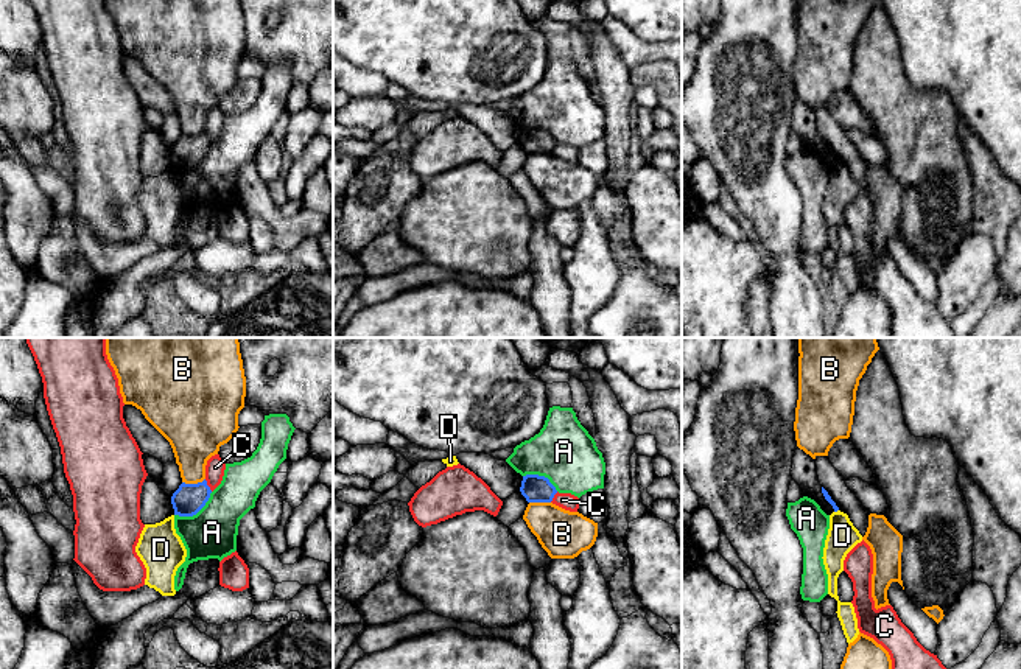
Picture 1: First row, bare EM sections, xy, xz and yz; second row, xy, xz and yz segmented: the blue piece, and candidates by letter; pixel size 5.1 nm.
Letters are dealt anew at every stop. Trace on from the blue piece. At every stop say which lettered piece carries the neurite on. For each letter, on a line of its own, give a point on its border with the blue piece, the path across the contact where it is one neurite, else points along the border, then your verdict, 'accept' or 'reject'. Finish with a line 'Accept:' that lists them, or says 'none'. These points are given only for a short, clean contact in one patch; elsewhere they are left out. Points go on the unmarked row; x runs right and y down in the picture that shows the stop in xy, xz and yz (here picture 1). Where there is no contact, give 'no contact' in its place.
A: meets blue in xy at (195, 165); reject
B: meets blue in xy at (193, 136); border along xy (204, 129), (196, 134), (182, 134); reject
C: meets blue in xy at (207, 137); reject
D: meets blue in yz at (836, 162); border along yz (838, 161), (835, 164); reject
Accept: none

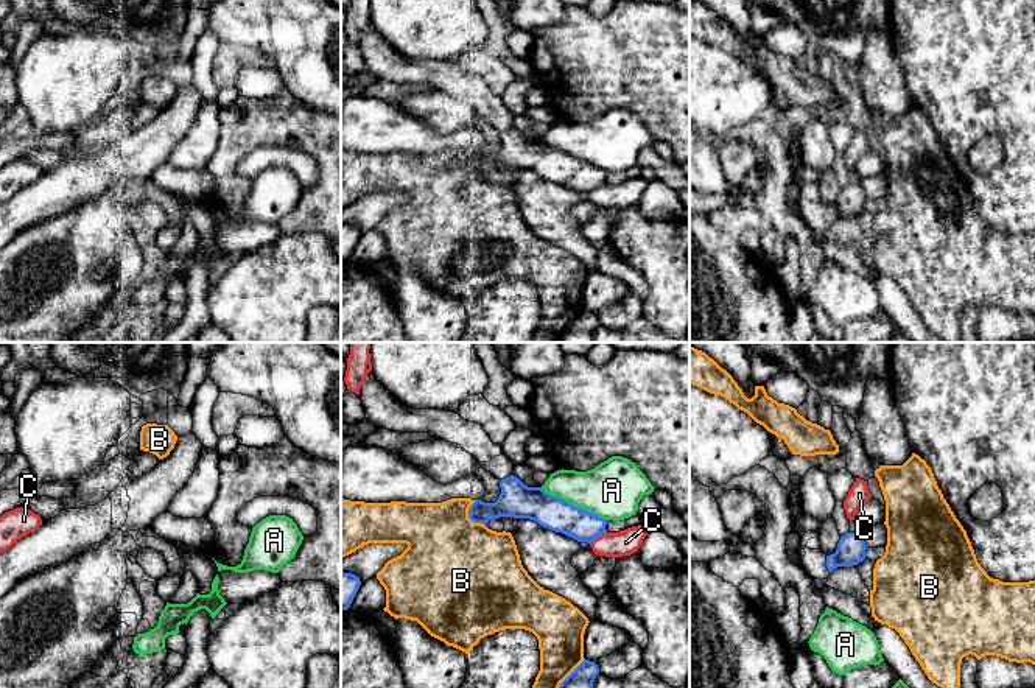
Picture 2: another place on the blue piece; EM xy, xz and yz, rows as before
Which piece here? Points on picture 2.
A: meets blue in xz at (571, 156); reject
B: meets blue in xz at (469, 168); reject
C: meets blue in xz at (598, 187); reject
Accept: none

